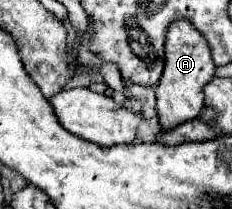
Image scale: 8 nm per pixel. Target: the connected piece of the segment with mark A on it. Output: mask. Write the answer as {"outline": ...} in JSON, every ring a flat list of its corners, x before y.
{"outline":[[177,18,167,30,165,70,157,84,157,114,163,130,171,130,199,114,203,108,203,86,213,78,213,72,215,64,211,60,211,50,205,36,201,36,201,32,197,32,197,28,193,28,193,24,185,18]]}

